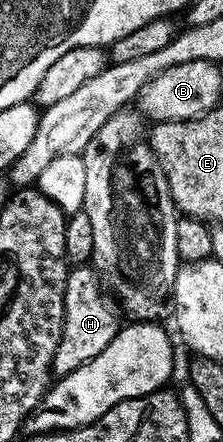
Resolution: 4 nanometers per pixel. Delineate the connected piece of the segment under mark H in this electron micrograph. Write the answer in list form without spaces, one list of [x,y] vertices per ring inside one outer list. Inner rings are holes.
[[[72,265],[67,271],[65,284],[65,316],[61,344],[57,344],[57,352],[51,365],[52,371],[59,376],[68,374],[81,368],[81,364],[93,360],[93,356],[105,352],[107,345],[119,335],[121,329],[119,318],[121,319],[120,311],[116,303],[105,293],[94,266]]]

